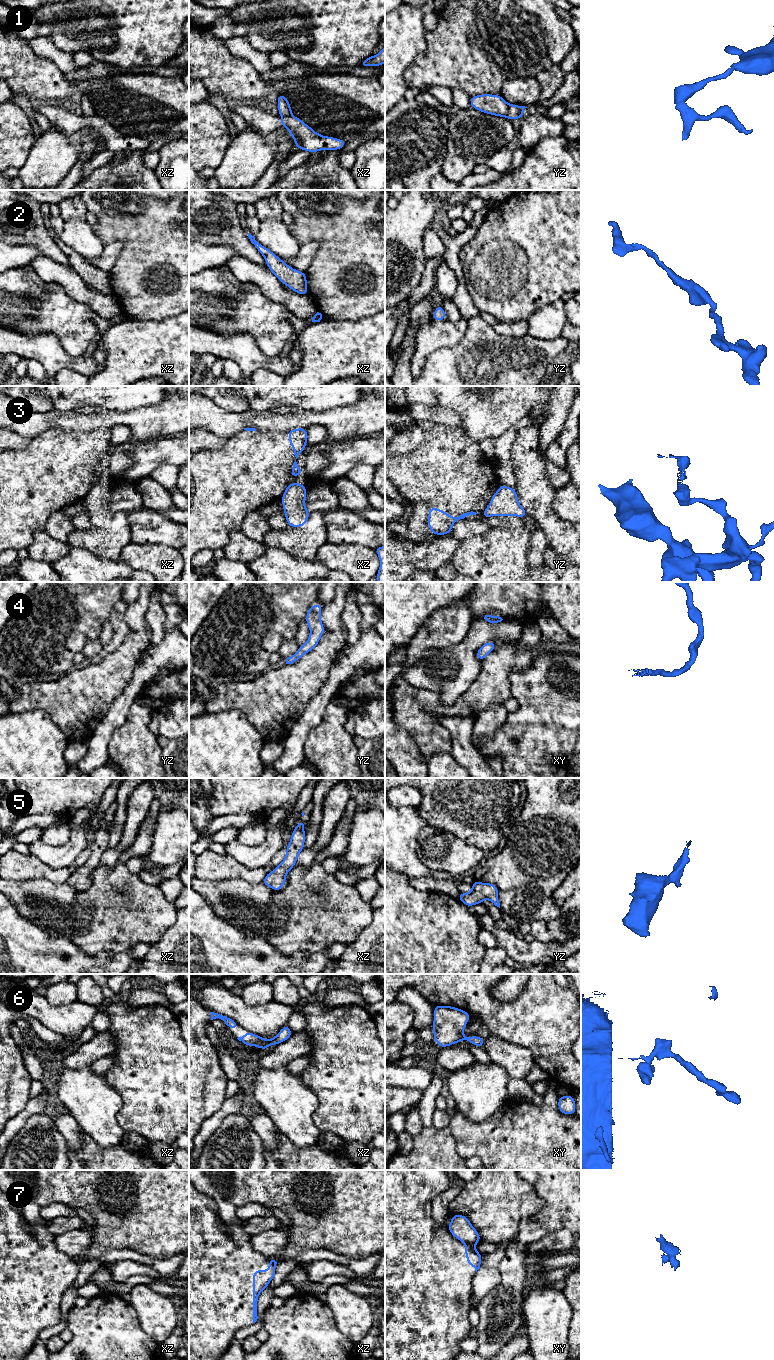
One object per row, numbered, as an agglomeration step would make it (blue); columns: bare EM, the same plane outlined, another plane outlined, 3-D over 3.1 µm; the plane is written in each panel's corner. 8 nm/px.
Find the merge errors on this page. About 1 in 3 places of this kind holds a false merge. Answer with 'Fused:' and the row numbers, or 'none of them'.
Fused: 1, 3, 7

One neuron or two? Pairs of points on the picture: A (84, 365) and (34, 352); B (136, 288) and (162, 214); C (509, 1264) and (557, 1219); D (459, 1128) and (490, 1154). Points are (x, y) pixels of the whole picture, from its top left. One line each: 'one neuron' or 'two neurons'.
A: one neuron
B: one neuron
C: one neuron
D: one neuron

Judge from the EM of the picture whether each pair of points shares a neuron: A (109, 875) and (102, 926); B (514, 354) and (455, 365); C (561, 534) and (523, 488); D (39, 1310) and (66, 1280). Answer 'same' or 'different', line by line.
A: same
B: same
C: same
D: same

